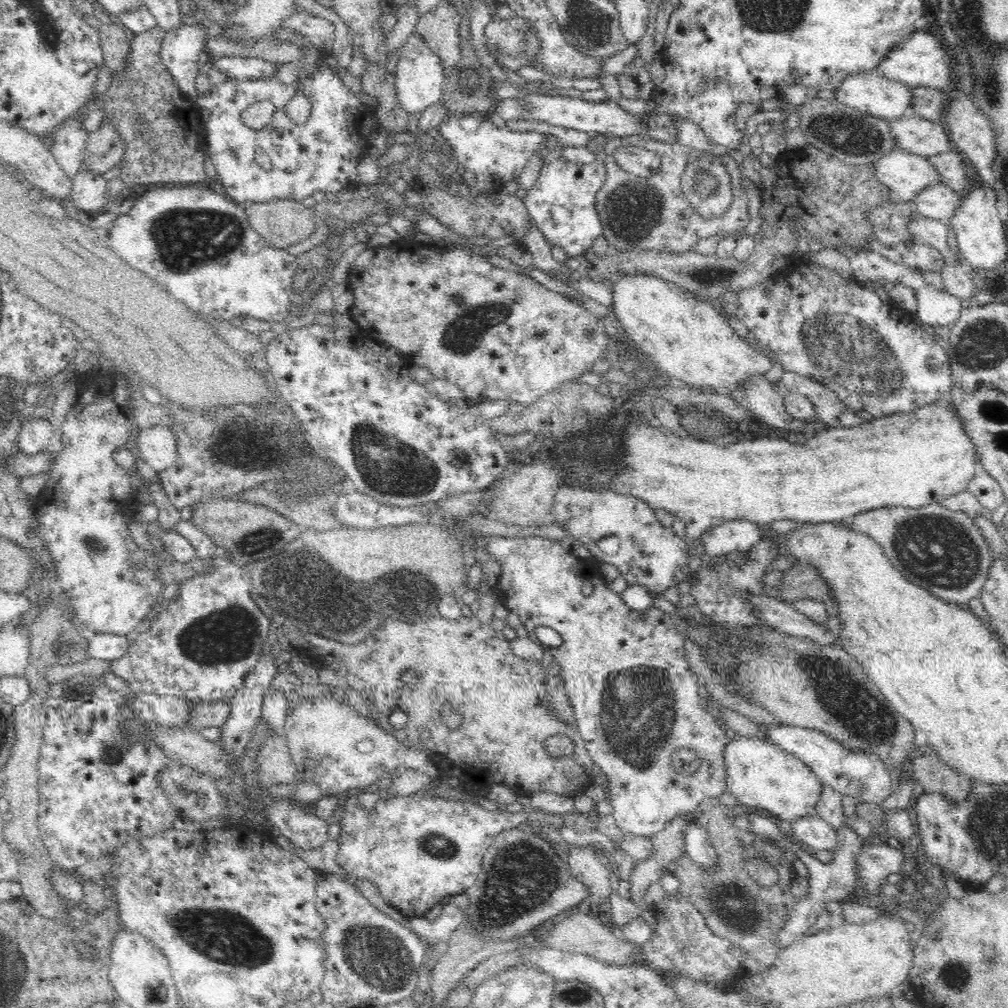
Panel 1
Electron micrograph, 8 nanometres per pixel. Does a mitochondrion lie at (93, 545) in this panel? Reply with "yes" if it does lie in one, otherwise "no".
yes

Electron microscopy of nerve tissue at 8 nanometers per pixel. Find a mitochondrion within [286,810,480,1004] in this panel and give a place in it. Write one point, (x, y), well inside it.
(375, 956)

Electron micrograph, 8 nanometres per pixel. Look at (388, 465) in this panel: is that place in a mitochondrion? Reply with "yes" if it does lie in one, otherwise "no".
yes

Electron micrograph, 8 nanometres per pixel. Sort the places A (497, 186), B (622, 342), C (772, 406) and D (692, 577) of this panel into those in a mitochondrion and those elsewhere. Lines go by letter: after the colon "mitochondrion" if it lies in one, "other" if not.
A: other
B: other
C: other
D: other

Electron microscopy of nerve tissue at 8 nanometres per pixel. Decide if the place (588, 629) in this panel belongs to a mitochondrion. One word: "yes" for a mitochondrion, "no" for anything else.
no

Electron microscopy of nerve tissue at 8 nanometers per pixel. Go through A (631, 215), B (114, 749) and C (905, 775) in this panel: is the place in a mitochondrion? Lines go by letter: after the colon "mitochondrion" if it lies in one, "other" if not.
A: mitochondrion
B: mitochondrion
C: other

